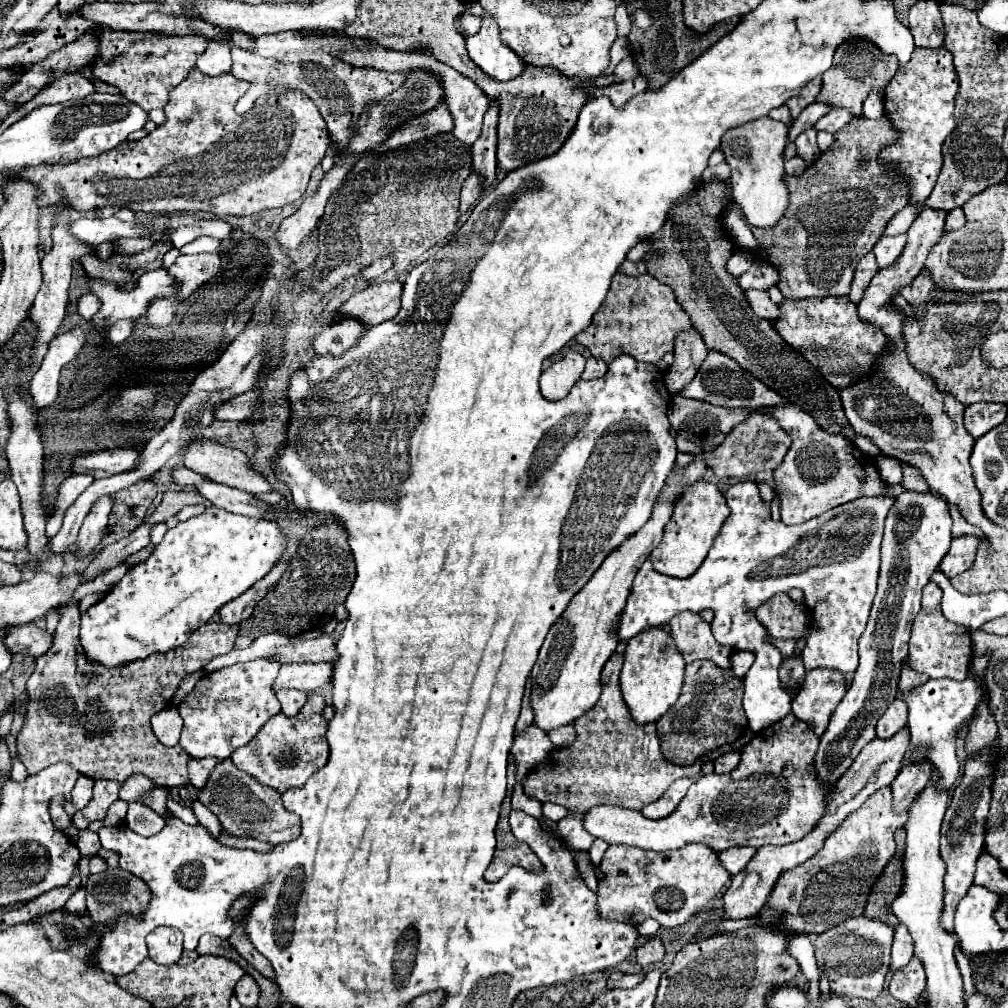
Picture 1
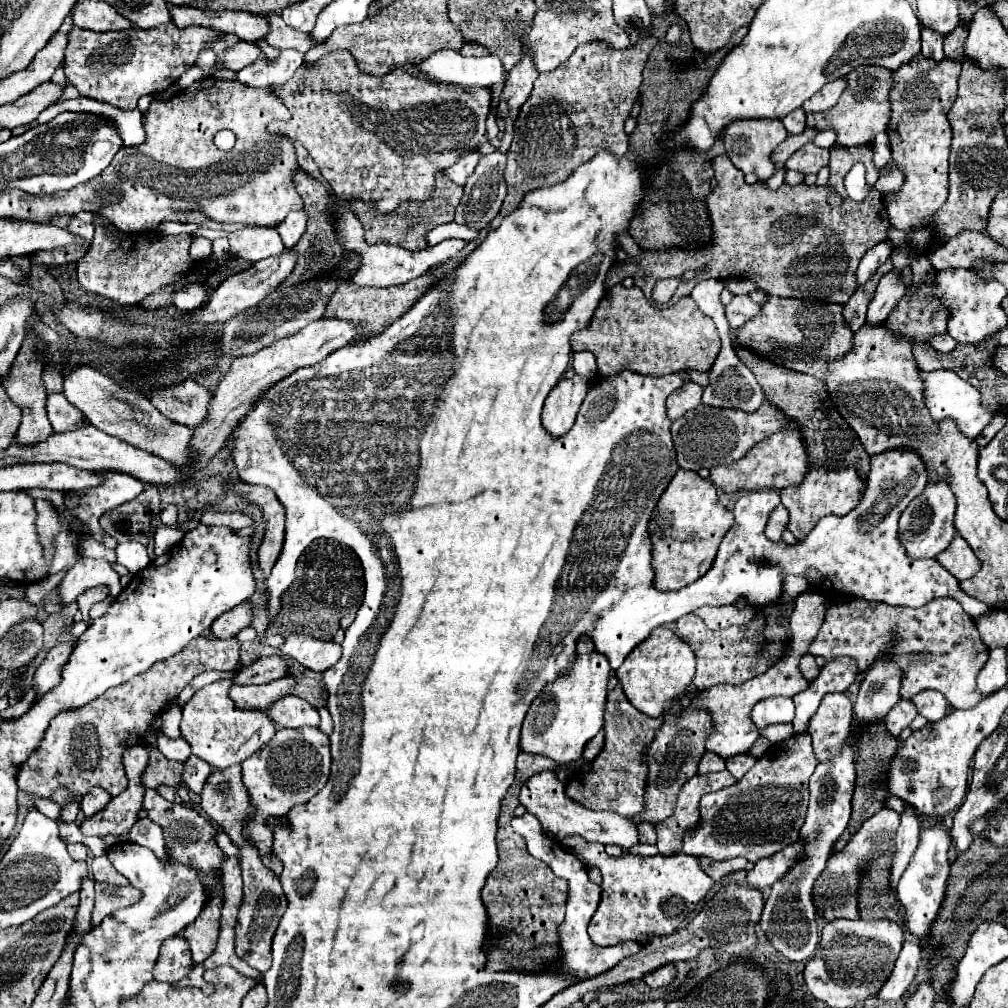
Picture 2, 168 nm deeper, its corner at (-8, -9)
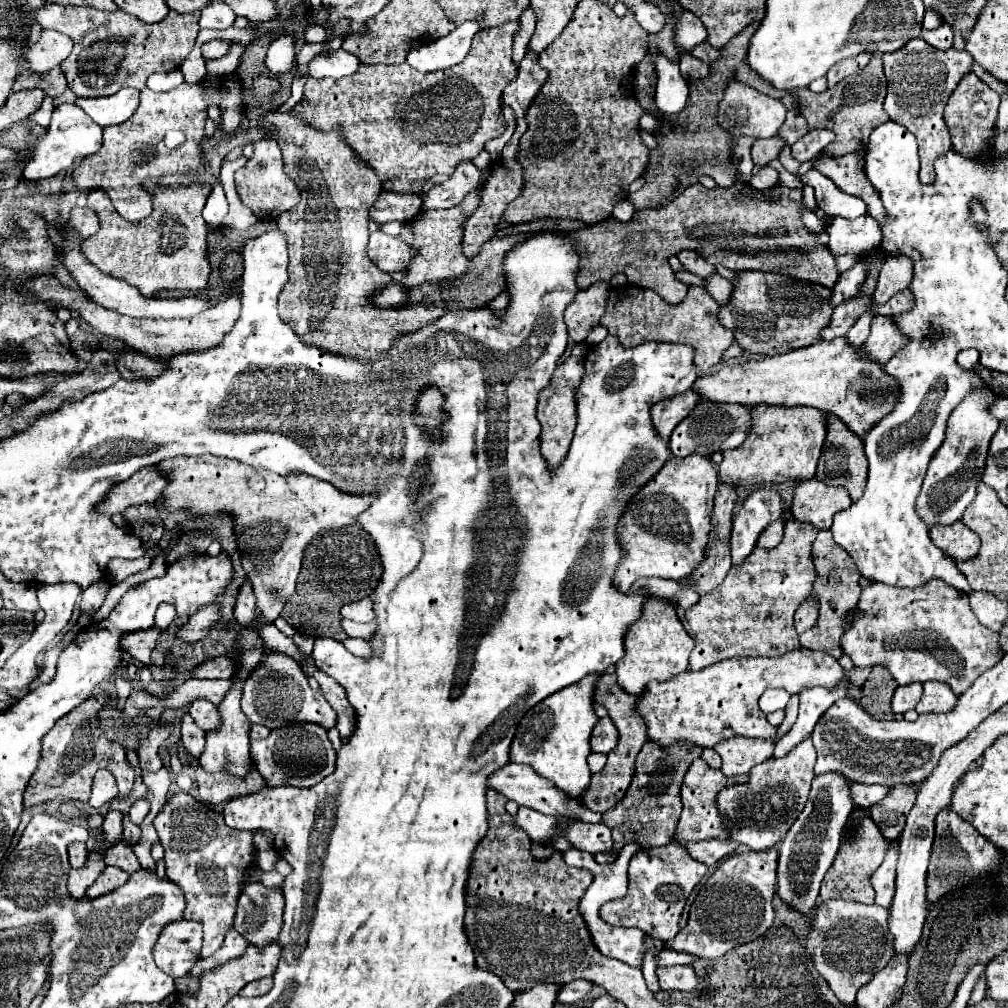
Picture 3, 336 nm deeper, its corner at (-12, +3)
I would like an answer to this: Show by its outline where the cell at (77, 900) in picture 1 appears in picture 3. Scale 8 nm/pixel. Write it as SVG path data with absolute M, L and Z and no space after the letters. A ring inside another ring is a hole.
M72 843L68 847L68 855L70 855L70 865L72 867L84 867L86 865L86 857L88 857L86 843Z

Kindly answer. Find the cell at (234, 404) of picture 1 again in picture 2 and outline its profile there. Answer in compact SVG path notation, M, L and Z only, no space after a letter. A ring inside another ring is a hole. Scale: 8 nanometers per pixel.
M192 379L168 389L148 391L146 395L164 417L184 423L190 429L196 429L208 417L208 401L212 399L212 391Z

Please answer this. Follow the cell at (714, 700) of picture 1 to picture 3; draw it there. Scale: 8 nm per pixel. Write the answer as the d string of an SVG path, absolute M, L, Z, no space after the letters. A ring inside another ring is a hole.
M646 743L640 749L636 757L636 775L632 779L632 785L628 787L628 793L612 809L608 809L602 815L604 821L600 821L612 829L614 843L610 851L620 853L620 849L632 841L636 841L642 851L670 843L682 811L680 785L688 765L698 759L700 753L702 749L694 745L672 745L668 749L662 749L654 743Z

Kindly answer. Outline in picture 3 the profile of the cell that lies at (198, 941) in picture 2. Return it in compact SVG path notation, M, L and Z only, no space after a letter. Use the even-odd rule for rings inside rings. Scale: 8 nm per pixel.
M180 791L176 793L158 813L154 819L154 827L160 835L160 843L164 847L164 861L166 861L166 879L178 885L186 897L186 909L184 919L198 921L204 927L204 945L202 945L202 957L210 957L224 941L226 931L234 923L236 913L236 901L242 893L244 877L248 877L248 869L258 867L256 865L256 847L254 847L254 833L252 831L238 831L228 825L224 825L222 813L216 813L208 805L196 801L192 795Z

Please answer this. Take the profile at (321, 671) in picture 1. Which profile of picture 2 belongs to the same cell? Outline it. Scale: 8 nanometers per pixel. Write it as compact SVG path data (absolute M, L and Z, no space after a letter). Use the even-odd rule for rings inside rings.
M282 677L266 685L234 685L230 697L240 709L266 709L280 697L292 695L296 689L296 677Z

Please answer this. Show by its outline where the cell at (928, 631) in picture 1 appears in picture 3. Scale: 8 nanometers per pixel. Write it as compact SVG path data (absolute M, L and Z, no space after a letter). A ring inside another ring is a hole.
M940 579L928 581L928 585L922 585L920 589L896 589L884 583L874 583L862 589L856 607L858 617L840 639L844 653L854 661L856 667L884 665L892 677L896 677L898 685L908 685L914 681L942 681L956 695L960 695L976 681L976 677L980 677L986 669L992 669L1000 657L1004 657L1004 651L998 645L998 633L992 633L978 621L970 609L968 595L952 589Z

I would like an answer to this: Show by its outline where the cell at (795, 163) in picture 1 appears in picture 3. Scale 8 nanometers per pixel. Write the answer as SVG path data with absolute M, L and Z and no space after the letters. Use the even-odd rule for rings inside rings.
M784 145L784 149L780 151L778 161L780 161L780 163L782 163L782 167L784 167L786 171L790 171L790 173L794 173L794 171L800 167L800 163L798 163L798 161L794 161L794 157L790 155L790 147L788 147L788 145Z

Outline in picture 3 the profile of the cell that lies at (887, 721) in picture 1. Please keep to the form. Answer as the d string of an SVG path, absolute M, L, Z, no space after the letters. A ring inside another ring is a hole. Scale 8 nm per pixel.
M912 683L912 685L902 685L896 689L892 697L892 711L894 713L906 713L908 709L914 709L916 703L922 697L922 683Z

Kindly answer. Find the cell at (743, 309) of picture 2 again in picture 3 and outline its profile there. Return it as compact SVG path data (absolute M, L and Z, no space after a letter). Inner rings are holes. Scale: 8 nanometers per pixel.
M712 273L704 279L704 289L708 291L708 295L720 303L720 305L726 305L730 301L730 295L732 295L732 281L728 279L722 279L718 273Z

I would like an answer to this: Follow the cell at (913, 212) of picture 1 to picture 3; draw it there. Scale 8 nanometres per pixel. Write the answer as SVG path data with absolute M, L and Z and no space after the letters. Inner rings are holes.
M858 261L850 271L842 273L836 281L836 285L832 287L832 293L828 297L828 303L832 307L838 307L842 301L854 297L860 293L860 287L864 285L864 265Z

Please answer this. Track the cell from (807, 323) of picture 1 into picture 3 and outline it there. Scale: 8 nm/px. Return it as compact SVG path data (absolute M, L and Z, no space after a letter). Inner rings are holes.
M738 271L732 283L734 283L732 301L720 307L718 321L734 333L738 345L742 345L748 353L774 357L774 355L788 353L800 347L808 347L820 341L820 331L828 325L828 319L832 315L832 307L828 305L830 289L824 289L822 285L816 285L816 283L792 279L788 275L770 273L770 271Z

